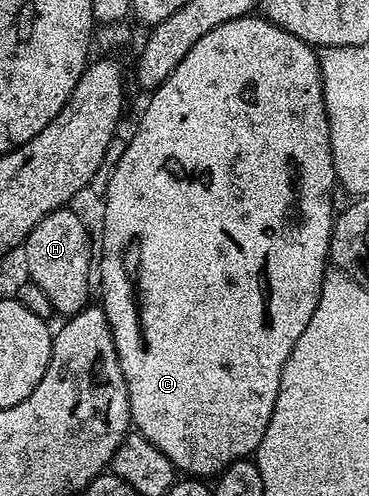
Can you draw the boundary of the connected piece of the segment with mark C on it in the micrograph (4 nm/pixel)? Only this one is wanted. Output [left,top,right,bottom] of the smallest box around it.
[99,16,337,479]

